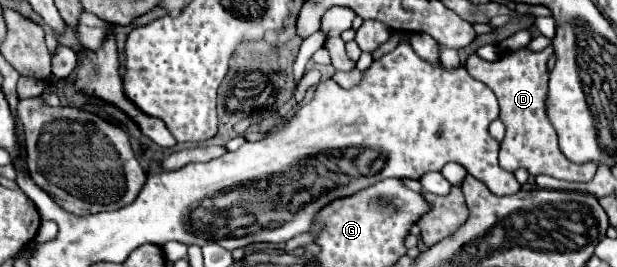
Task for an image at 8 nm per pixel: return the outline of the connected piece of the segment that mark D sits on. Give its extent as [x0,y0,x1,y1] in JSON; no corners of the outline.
[465,46,595,182]

